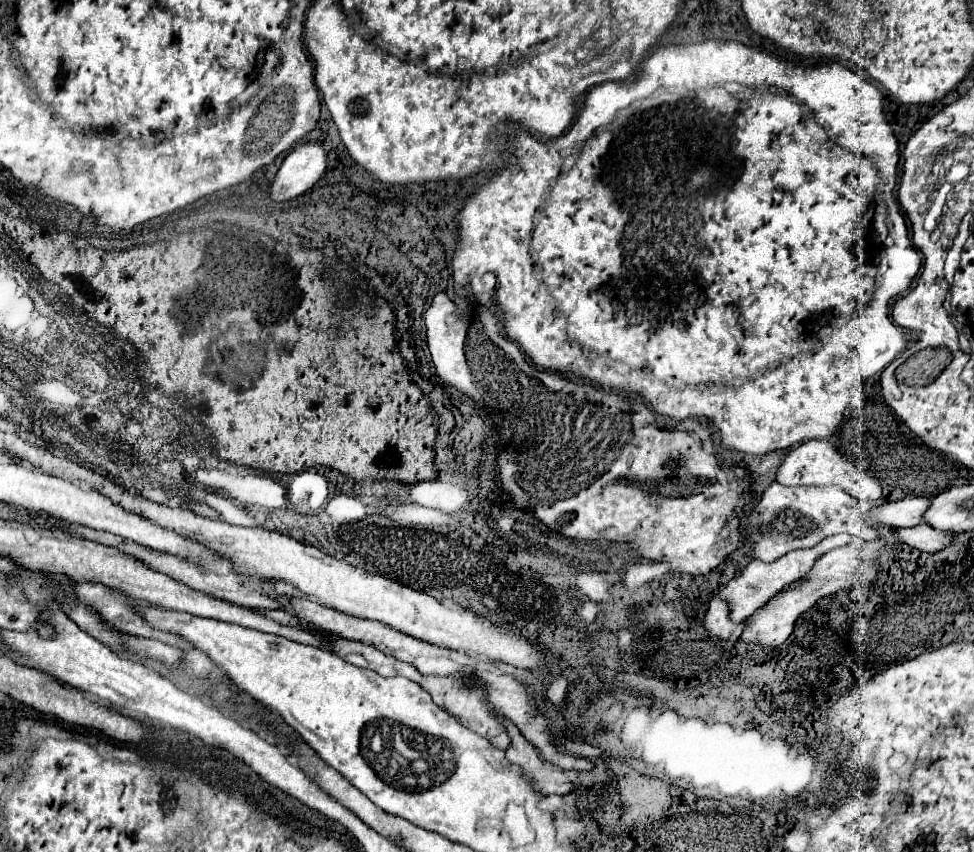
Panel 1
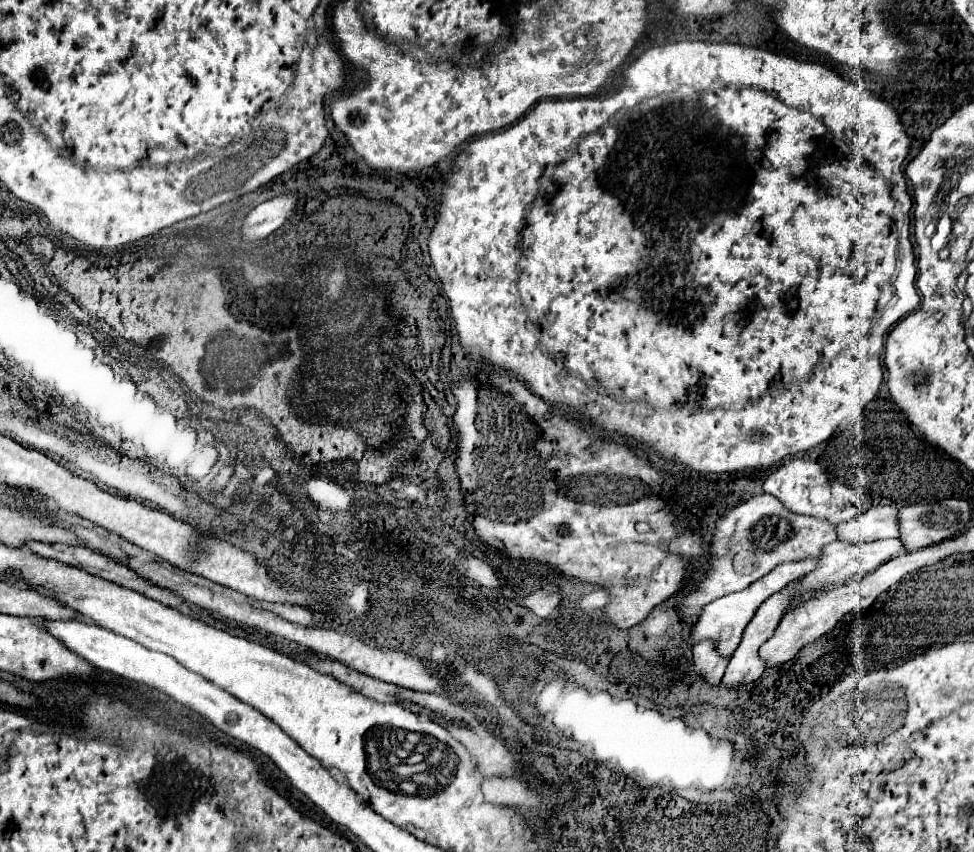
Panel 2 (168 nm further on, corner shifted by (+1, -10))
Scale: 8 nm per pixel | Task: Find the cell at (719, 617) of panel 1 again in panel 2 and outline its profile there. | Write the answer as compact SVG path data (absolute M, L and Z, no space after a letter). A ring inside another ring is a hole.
M703 639L693 647L693 659L697 671L713 685L717 685L725 673L725 667L729 663L727 657L719 655L715 643L711 639Z

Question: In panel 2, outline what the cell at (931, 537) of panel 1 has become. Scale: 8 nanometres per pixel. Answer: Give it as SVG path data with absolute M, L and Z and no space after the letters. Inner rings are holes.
M883 539L883 541L865 543L865 545L849 545L847 541L835 541L823 549L817 569L811 571L805 577L805 581L799 585L799 591L797 591L799 595L795 599L799 601L803 597L803 593L809 595L809 593L815 593L817 589L837 585L847 579L863 579L867 573L875 571L879 565L883 565L885 561L889 561L891 557L897 557L901 553L905 553L905 549L901 549L901 539Z

